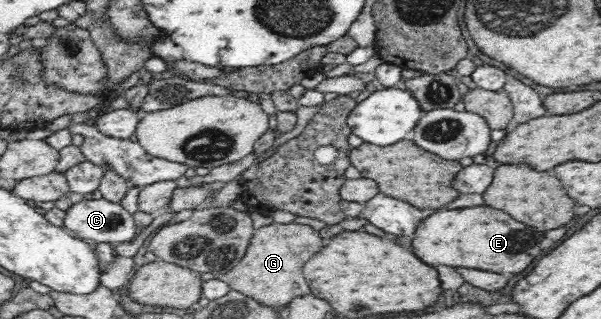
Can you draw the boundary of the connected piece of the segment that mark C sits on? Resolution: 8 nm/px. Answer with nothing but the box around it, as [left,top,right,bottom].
[62,199,136,242]

